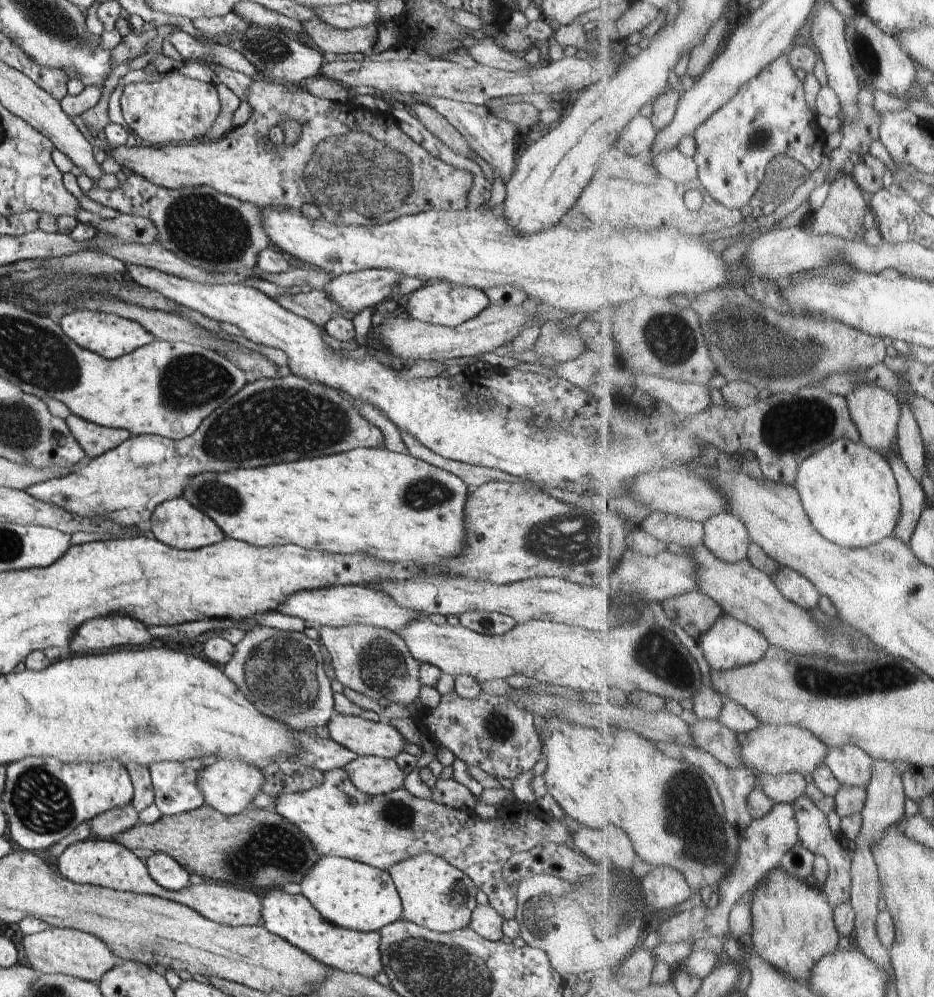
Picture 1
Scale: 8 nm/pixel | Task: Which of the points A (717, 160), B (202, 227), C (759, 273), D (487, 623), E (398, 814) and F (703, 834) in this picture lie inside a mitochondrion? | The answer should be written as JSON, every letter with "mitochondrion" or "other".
{"A":"other","B":"mitochondrion","C":"other","D":"mitochondrion","E":"mitochondrion","F":"mitochondrion"}

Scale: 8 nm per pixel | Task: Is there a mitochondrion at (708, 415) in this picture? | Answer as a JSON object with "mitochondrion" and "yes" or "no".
{"mitochondrion":"no"}

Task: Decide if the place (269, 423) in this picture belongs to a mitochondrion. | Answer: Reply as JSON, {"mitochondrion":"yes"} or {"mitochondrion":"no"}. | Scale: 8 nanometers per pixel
{"mitochondrion":"yes"}

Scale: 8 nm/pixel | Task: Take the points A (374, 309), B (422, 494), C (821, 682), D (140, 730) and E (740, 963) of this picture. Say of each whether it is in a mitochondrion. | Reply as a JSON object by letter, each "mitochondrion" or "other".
{"A":"other","B":"mitochondrion","C":"mitochondrion","D":"mitochondrion","E":"other"}

